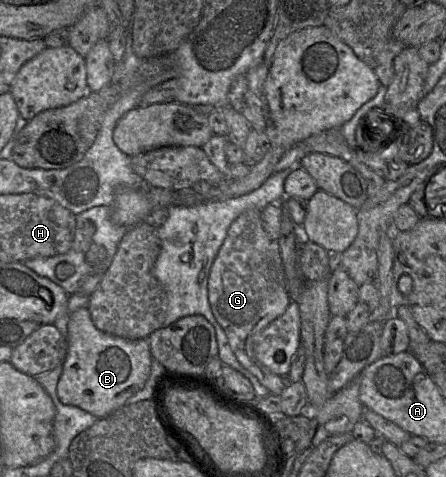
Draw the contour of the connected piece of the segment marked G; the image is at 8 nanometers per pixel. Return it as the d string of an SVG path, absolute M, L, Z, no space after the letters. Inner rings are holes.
M246 210L230 225L210 269L208 301L238 362L253 374L270 394L280 395L289 384L286 376L273 374L257 360L253 349L254 336L282 315L291 302L286 289L278 241L270 239L265 233L260 212Z

